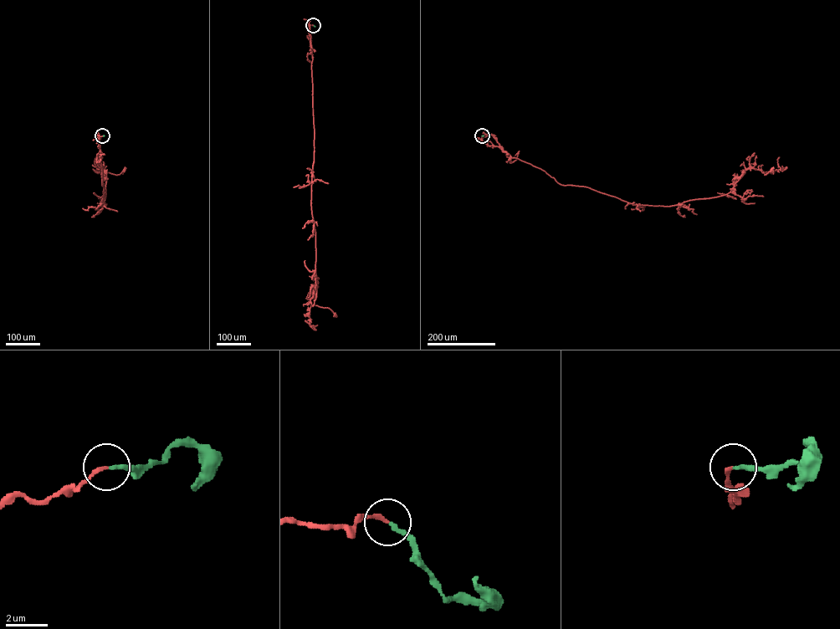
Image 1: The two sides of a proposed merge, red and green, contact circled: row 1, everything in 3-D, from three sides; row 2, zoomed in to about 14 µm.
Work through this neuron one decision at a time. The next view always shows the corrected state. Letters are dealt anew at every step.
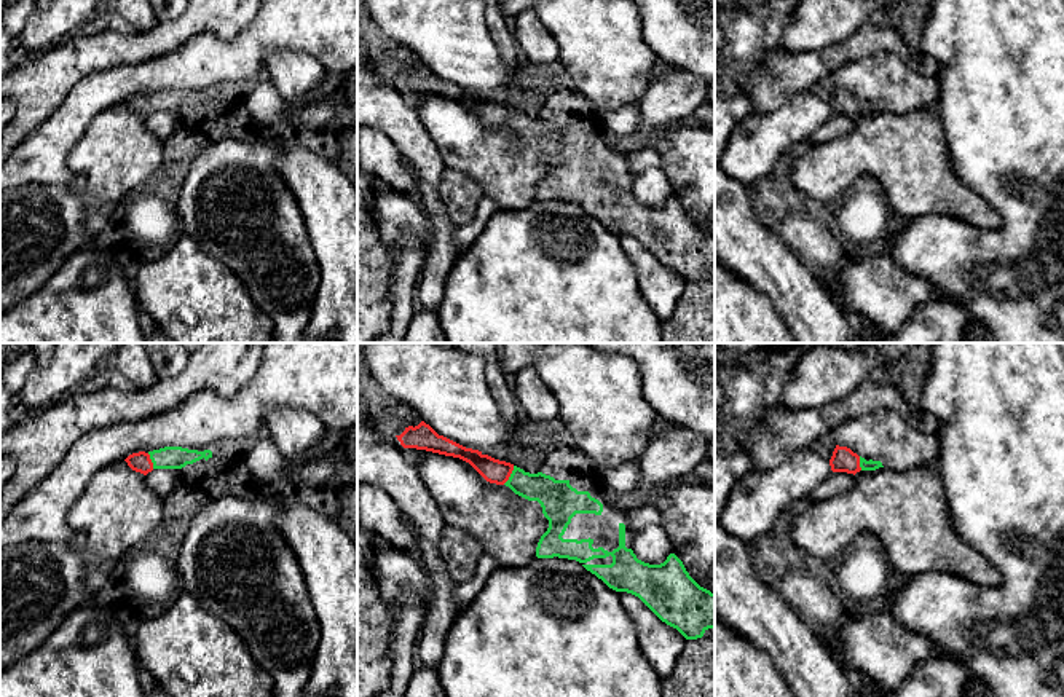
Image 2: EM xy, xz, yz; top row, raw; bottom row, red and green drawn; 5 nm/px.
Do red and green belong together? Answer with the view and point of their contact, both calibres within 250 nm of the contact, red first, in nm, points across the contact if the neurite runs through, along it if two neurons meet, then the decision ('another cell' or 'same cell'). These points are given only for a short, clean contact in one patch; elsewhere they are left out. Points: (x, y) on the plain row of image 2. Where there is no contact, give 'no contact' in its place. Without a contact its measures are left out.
contact xz (509, 118); calibres 120 and 160 nm; way xz (493, 114), (509, 118), (554, 139); same cell

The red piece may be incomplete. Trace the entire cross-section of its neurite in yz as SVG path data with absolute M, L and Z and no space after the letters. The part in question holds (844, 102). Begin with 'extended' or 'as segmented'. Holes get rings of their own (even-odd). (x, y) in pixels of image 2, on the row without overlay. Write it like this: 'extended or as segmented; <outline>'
extended; M836 88L833 94L830 108L833 115L847 115L853 118L860 113L876 113L879 110L884 110L881 104L866 104L865 100L853 96L850 91L839 88Z

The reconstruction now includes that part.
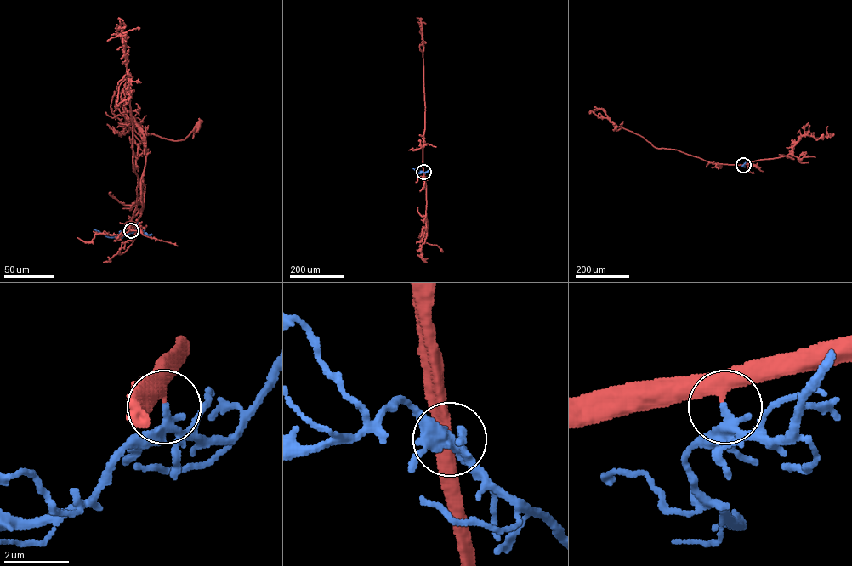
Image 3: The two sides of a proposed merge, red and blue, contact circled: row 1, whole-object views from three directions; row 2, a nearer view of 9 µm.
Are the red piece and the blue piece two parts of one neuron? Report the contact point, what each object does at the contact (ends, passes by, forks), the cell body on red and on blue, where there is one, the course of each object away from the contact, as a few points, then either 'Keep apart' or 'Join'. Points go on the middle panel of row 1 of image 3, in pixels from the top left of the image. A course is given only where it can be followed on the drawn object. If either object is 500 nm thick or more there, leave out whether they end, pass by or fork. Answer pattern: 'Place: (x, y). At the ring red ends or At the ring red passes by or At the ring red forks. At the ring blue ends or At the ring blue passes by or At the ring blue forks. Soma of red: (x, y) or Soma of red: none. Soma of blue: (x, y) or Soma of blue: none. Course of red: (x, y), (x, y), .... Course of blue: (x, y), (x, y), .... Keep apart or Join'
Place: (423, 172). At the ring red passes by. At the ring blue passes by. Soma of red: (441, 250). Soma of blue: none. Course of red: (423, 172), (427, 225), (422, 240), (423, 242), (436, 245), (441, 250). Course of blue: (423, 172), (419, 173), (413, 168). Join

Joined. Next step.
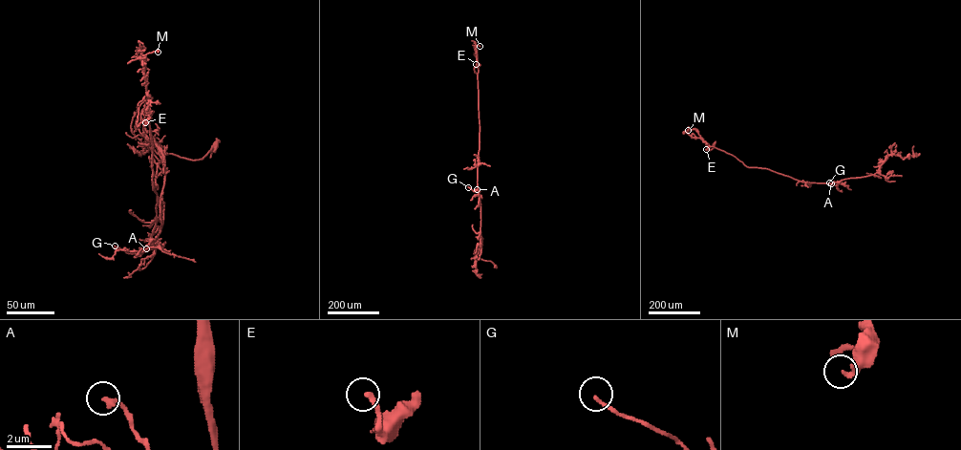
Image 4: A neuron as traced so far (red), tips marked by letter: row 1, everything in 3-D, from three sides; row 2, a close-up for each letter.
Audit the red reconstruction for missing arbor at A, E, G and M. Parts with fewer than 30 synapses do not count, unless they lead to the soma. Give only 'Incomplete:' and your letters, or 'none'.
Incomplete: E

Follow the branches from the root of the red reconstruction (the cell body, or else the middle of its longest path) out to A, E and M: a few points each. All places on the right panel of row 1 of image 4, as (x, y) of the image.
A: (907, 156), (903, 160), (900, 155), (891, 154), (874, 174), (831, 183)
E: (907, 156), (903, 160), (900, 155), (888, 156), (874, 174), (819, 182), (747, 167), (715, 147), (706, 149)
M: (907, 156), (888, 156), (870, 175), (803, 182), (747, 167), (688, 130)

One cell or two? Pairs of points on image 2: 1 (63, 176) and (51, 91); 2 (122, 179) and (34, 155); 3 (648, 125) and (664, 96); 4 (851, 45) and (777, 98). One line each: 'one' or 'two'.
1: two
2: two
3: one
4: one

